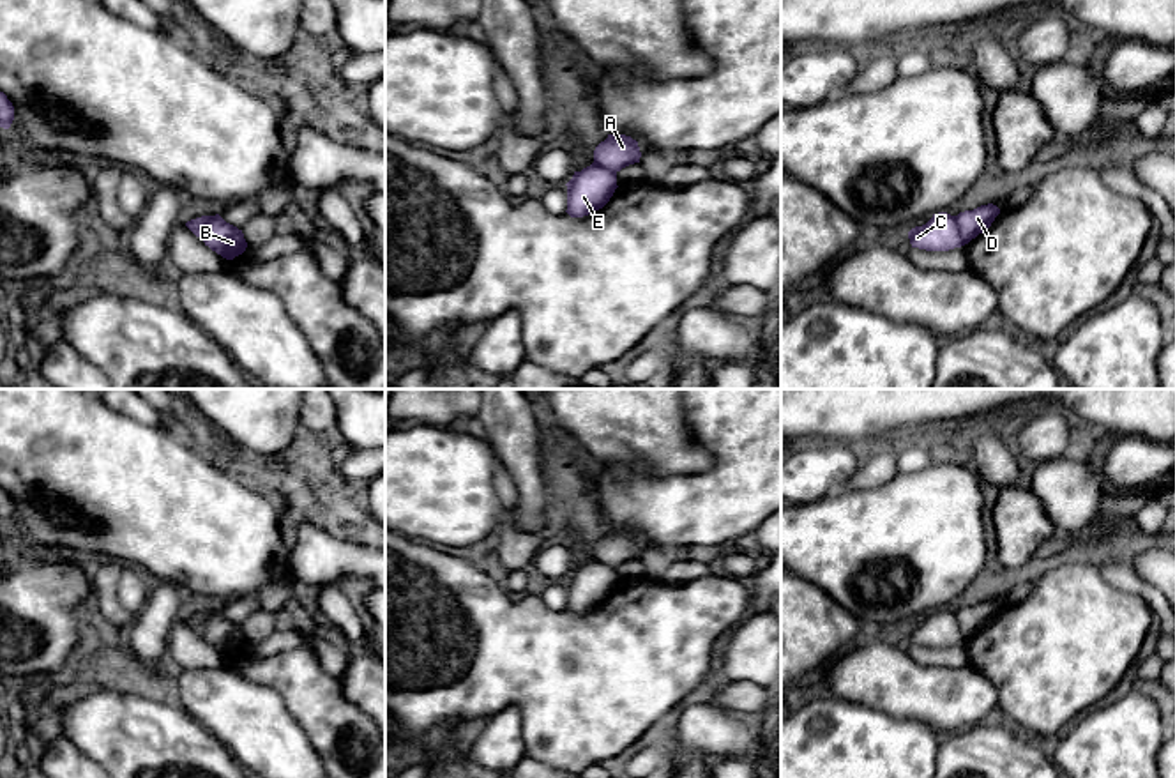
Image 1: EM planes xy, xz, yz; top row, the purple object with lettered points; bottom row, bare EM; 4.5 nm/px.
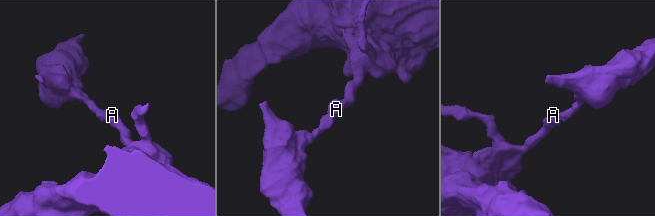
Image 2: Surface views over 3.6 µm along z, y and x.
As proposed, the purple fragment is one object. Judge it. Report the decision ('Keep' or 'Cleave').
Cleave

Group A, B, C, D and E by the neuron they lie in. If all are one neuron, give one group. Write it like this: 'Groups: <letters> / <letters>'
Groups: A B C / D E

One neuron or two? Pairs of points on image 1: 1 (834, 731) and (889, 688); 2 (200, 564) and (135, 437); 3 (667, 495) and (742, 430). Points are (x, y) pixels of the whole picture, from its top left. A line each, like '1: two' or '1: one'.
1: two
2: one
3: one

